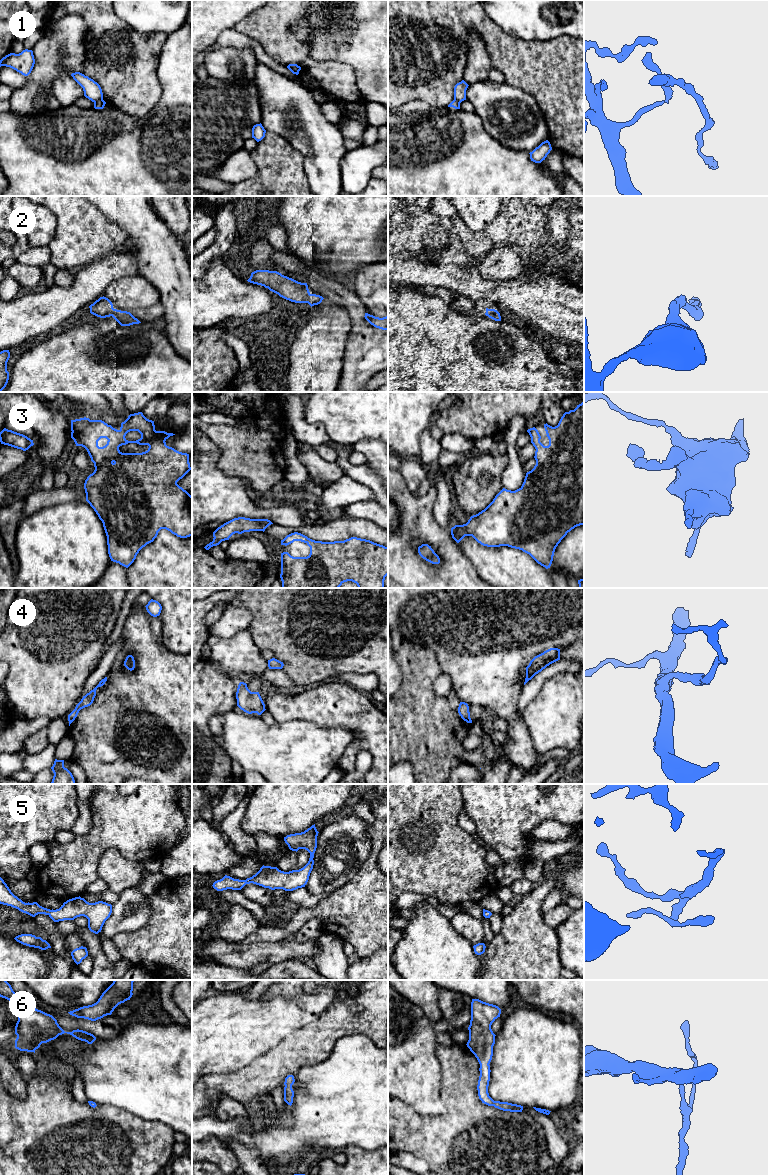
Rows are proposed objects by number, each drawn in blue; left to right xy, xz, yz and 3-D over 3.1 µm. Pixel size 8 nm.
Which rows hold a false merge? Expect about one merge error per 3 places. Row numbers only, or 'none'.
1

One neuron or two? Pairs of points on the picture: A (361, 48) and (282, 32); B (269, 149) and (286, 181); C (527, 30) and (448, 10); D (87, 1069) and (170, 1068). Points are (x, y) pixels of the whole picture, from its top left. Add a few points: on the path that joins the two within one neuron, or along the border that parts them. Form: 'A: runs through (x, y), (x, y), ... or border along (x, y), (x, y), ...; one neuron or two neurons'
A: border along (306, 14), (291, 32), (308, 45), (308, 52); two neurons
B: runs through (274, 157), (278, 162), (278, 168), (281, 173); one neuron
C: border along (484, 10), (495, 23), (513, 36); two neurons
D: runs through (108, 1069), (149, 1069); one neuron

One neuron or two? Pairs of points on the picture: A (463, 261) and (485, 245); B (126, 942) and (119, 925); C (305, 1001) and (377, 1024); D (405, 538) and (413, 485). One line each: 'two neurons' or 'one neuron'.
A: two neurons
B: two neurons
C: two neurons
D: two neurons

